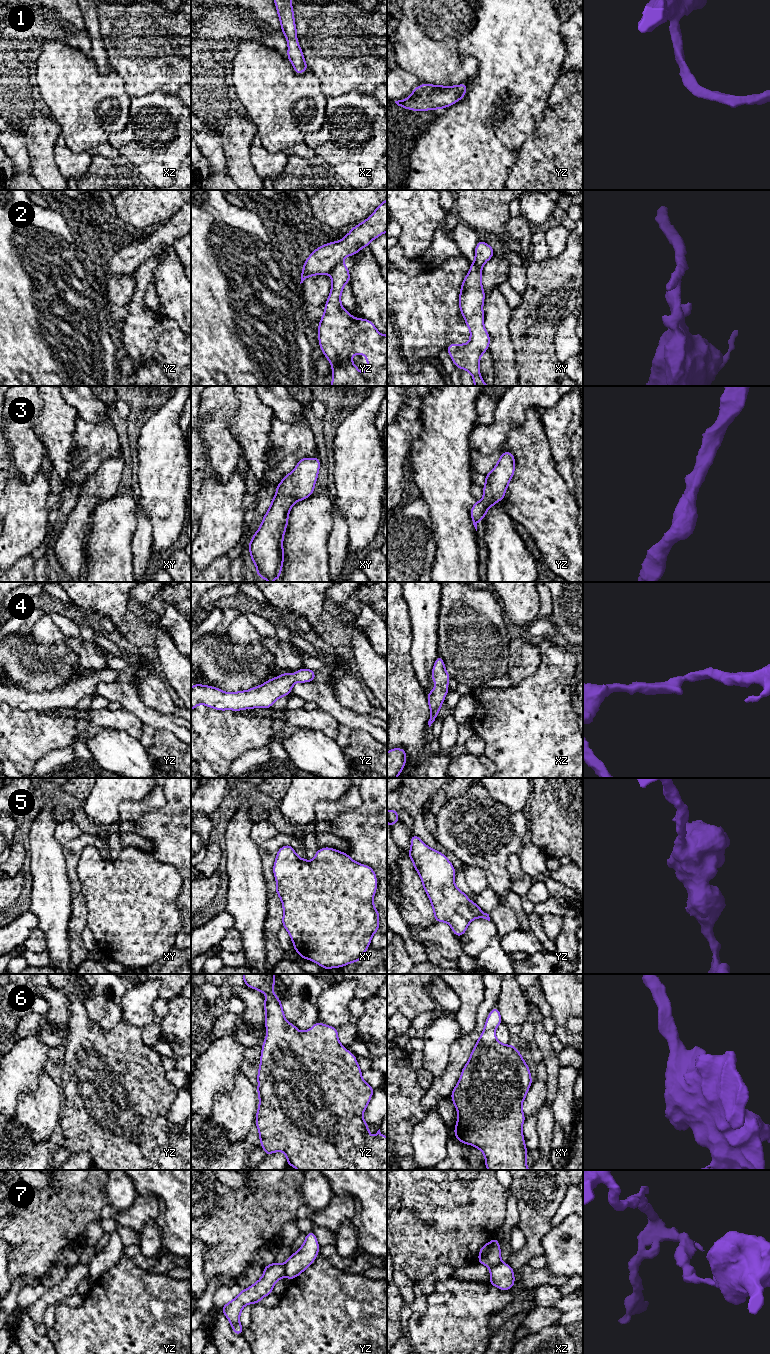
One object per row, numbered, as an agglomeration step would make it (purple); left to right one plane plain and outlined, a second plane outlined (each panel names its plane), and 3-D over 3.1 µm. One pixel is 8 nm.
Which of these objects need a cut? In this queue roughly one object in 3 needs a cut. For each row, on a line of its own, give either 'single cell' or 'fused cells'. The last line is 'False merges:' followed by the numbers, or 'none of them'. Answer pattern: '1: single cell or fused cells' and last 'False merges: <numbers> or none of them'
1: single cell
2: fused cells
3: single cell
4: single cell
5: single cell
6: single cell
7: fused cells
False merges: 2, 7

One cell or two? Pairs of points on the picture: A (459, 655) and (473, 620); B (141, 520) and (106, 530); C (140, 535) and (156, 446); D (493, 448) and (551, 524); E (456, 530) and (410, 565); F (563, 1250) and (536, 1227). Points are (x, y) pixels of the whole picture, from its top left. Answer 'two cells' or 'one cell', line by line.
A: one cell
B: two cells
C: two cells
D: two cells
E: two cells
F: two cells

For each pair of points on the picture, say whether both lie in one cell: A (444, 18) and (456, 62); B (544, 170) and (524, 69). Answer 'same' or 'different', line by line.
A: same
B: different

